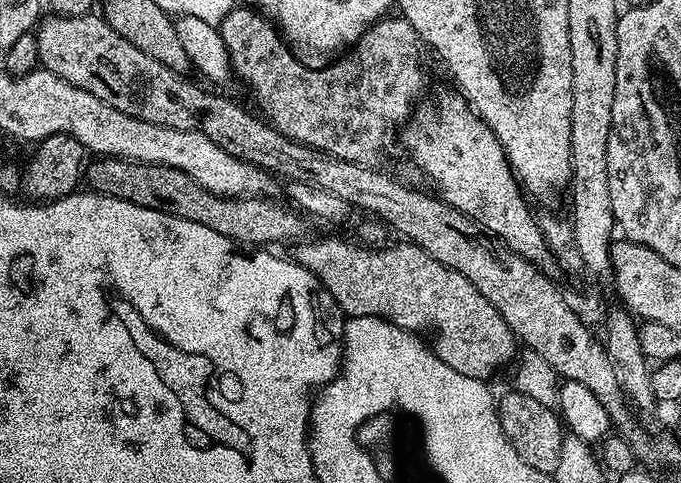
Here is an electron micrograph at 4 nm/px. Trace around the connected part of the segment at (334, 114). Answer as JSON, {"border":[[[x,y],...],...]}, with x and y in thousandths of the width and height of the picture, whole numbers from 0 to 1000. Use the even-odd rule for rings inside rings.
{"border":[[[342,12],[338,29],[332,29],[320,56],[323,77],[332,87],[341,147],[364,172],[364,182],[376,205],[374,222],[385,234],[386,246],[420,286],[465,306],[480,323],[495,323],[508,335],[557,342],[558,321],[574,294],[581,263],[584,273],[589,259],[606,238],[605,213],[623,190],[623,141],[617,135],[620,85],[608,54],[602,54],[602,46],[586,29],[571,31],[546,52],[537,62],[537,70],[532,70],[524,91],[518,91],[504,116],[489,124],[477,141],[451,141],[448,133],[438,128],[405,52],[369,12]]]}

